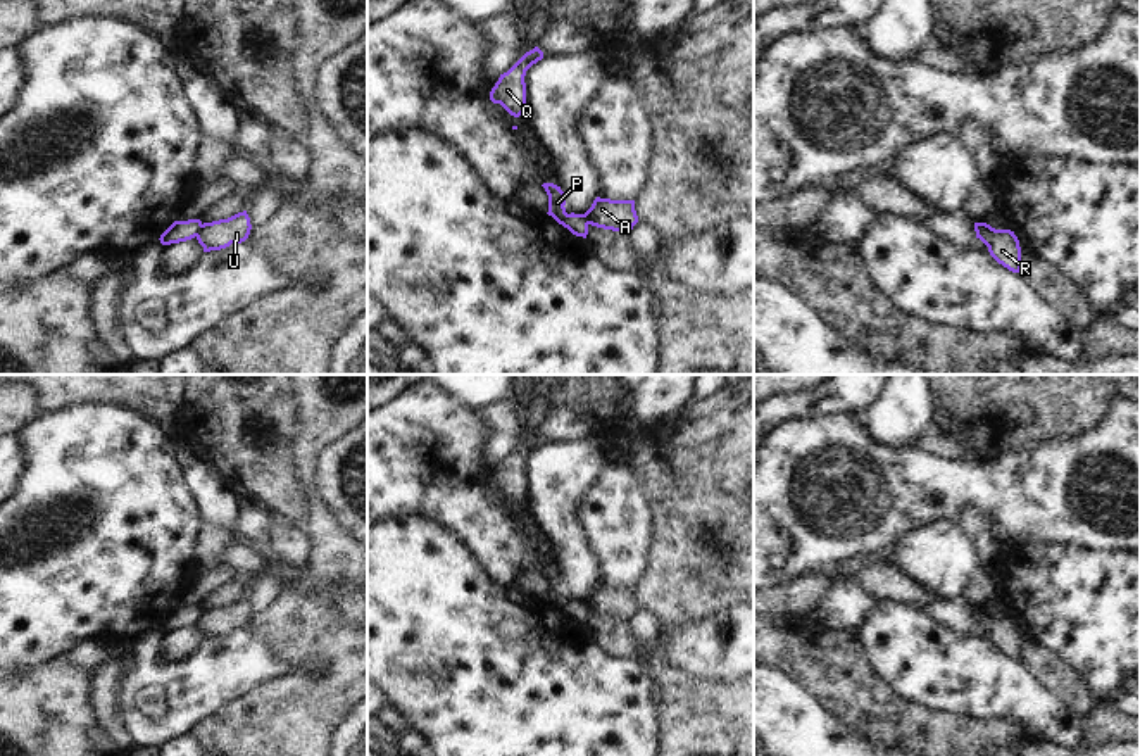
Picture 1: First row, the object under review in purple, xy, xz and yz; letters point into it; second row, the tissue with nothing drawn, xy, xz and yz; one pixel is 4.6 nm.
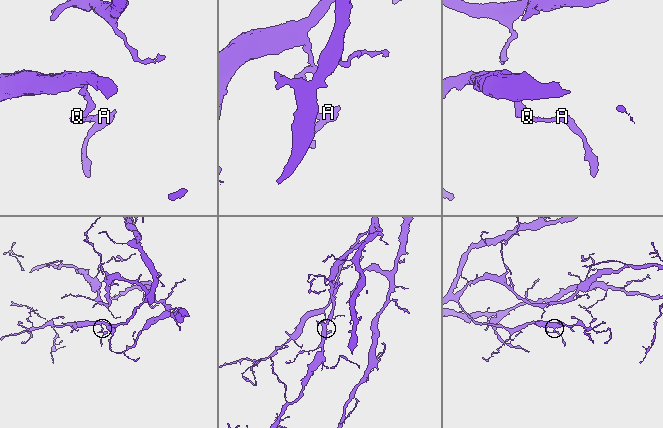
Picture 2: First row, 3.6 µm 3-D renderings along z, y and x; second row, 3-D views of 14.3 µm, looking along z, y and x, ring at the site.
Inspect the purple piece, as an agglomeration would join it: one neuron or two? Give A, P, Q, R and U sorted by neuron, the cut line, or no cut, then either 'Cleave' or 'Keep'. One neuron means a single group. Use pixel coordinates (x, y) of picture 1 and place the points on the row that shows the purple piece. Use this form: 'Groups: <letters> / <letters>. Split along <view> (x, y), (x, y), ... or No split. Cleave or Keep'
Groups: A R U / P Q. Split along xy (202, 225), (195, 235). Cleave.

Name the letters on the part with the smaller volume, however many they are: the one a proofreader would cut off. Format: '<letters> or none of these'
A, R, U

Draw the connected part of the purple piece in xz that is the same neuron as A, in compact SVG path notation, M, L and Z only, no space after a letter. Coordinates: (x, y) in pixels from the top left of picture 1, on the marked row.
M597 197L585 216L592 226L626 235L638 223L635 200L611 200Z

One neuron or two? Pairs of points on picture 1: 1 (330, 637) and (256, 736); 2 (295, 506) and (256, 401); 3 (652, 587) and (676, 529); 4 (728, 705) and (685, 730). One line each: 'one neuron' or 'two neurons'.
1: one neuron
2: one neuron
3: one neuron
4: one neuron

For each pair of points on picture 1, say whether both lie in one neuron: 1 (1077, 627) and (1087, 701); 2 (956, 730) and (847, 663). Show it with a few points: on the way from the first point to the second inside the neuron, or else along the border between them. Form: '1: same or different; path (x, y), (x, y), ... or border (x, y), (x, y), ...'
1: different; border (1056, 656), (1078, 675), (1097, 705)
2: same; path (928, 730), (904, 725), (870, 691)

